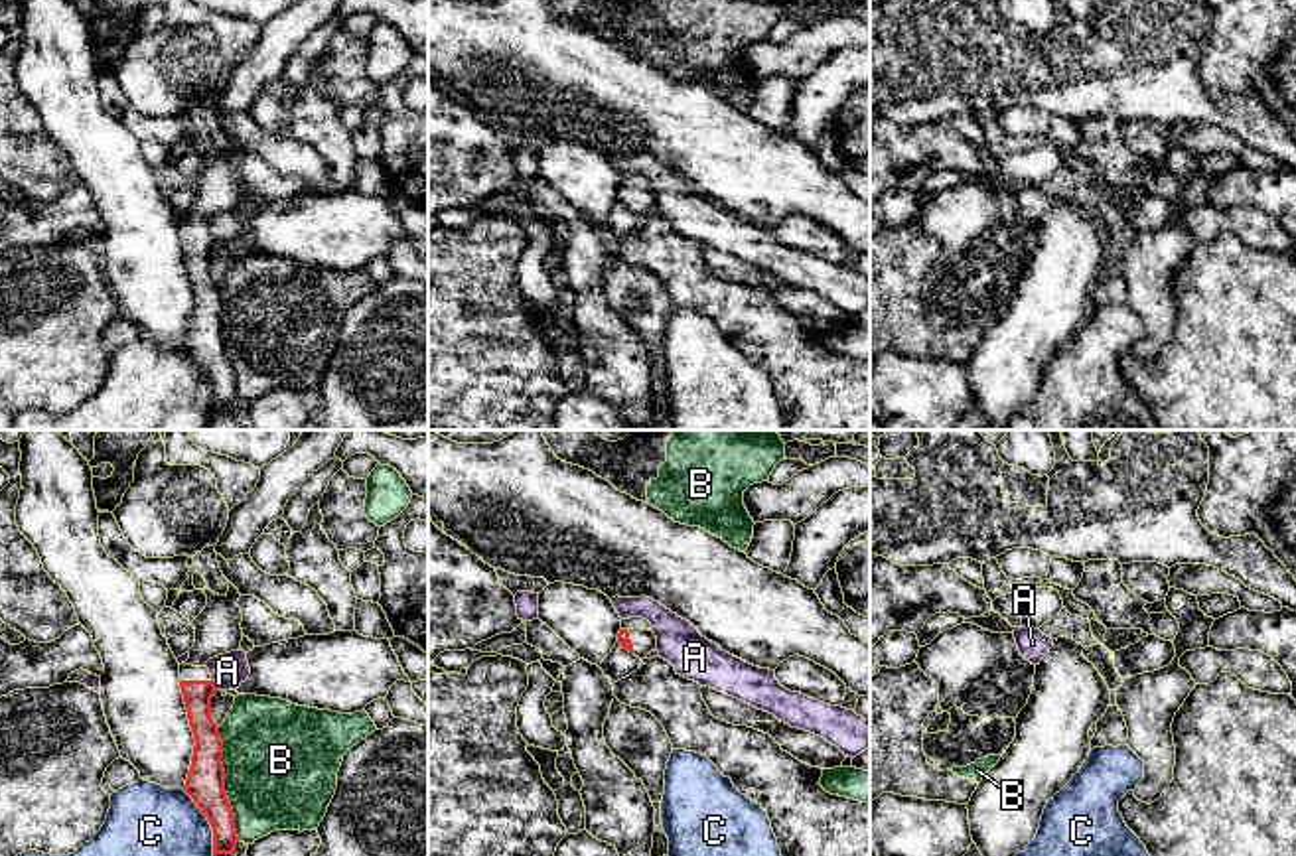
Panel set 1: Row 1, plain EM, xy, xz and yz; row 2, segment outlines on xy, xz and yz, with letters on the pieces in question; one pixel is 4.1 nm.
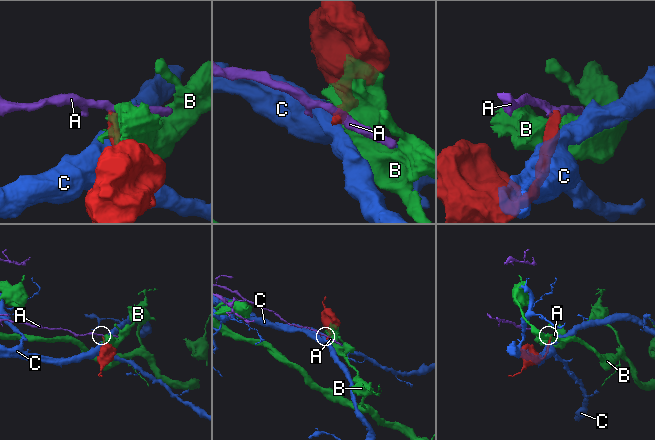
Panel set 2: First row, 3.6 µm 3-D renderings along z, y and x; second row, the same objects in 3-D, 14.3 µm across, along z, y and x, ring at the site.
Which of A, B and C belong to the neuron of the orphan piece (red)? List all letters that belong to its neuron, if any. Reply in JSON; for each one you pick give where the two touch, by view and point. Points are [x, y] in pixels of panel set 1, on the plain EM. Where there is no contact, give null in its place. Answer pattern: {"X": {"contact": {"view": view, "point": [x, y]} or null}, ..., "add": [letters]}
{"add": []}

